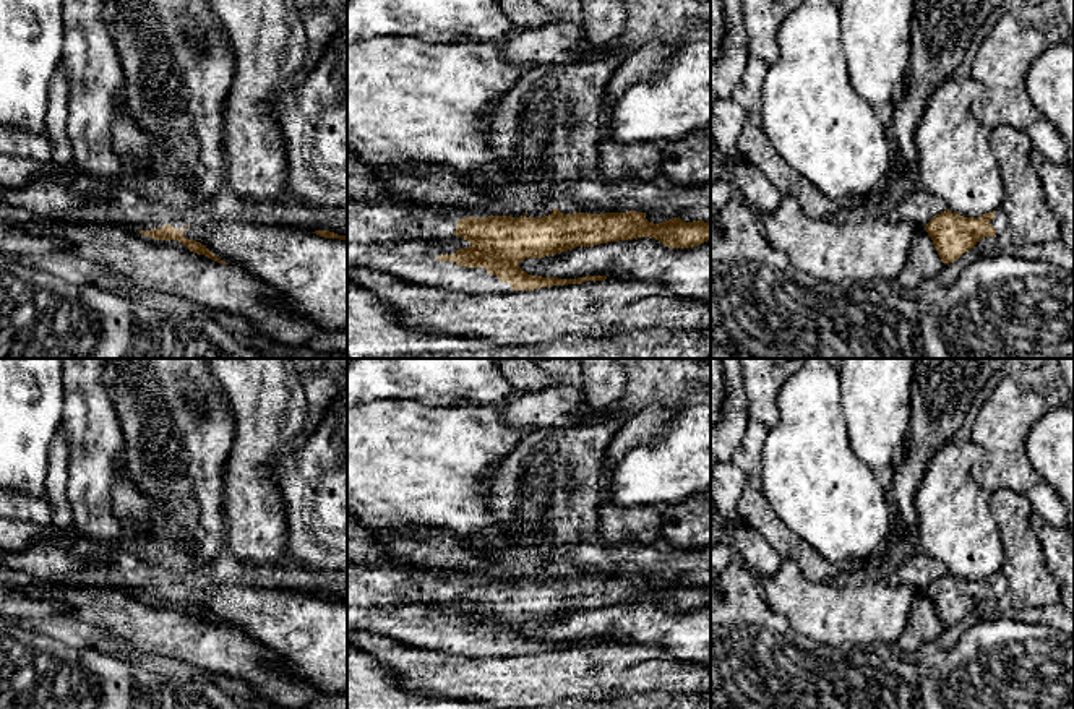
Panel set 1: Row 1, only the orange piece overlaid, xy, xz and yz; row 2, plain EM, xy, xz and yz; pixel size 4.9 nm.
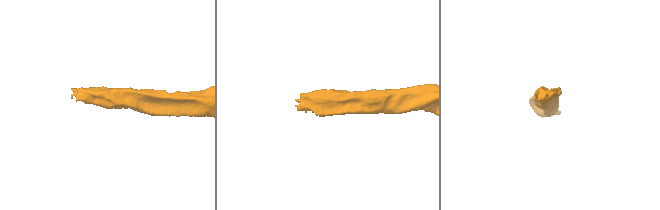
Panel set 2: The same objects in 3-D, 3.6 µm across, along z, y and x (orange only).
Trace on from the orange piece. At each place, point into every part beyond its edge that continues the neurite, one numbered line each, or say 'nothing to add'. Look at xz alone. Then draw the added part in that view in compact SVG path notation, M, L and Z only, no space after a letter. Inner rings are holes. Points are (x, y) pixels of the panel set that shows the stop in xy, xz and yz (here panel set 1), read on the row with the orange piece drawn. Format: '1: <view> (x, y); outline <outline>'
1: xz (375, 229); outline M347 196L347 266L466 294L513 290L509 282L501 282L485 268L458 266L454 261L441 261L428 253L409 256L396 253L396 248L410 238L451 238L456 226L458 217L443 217L430 209Z

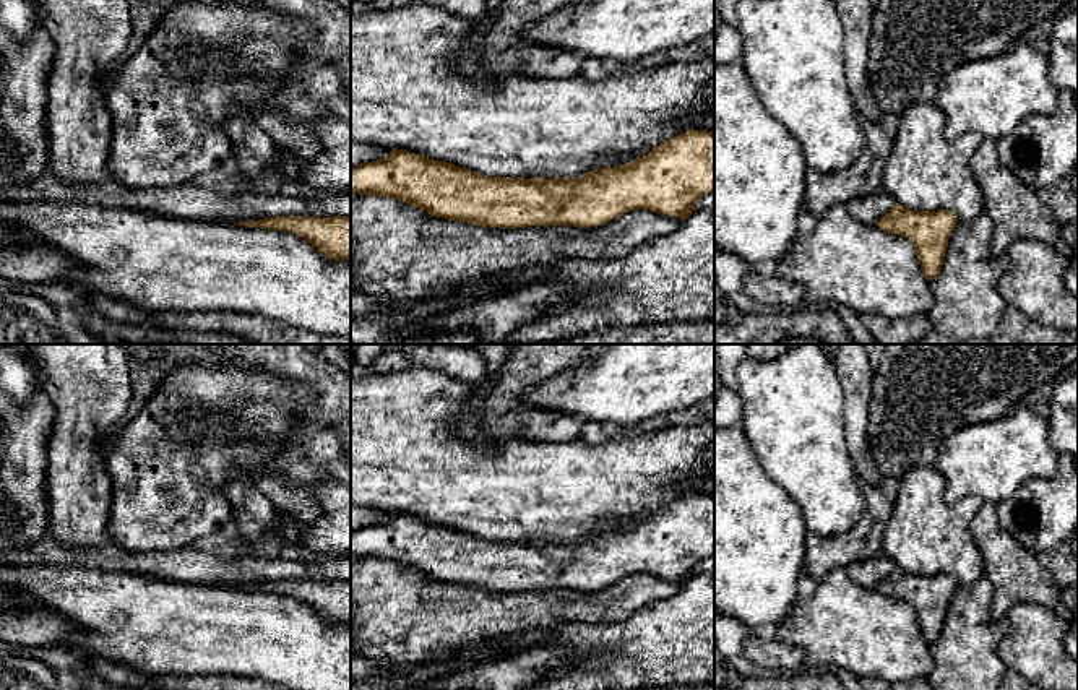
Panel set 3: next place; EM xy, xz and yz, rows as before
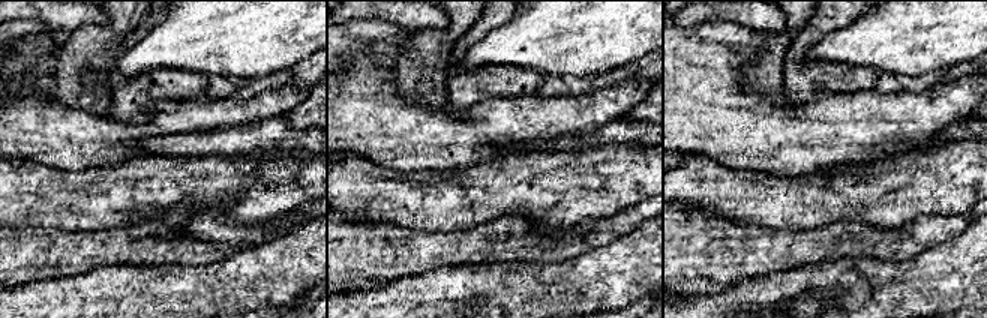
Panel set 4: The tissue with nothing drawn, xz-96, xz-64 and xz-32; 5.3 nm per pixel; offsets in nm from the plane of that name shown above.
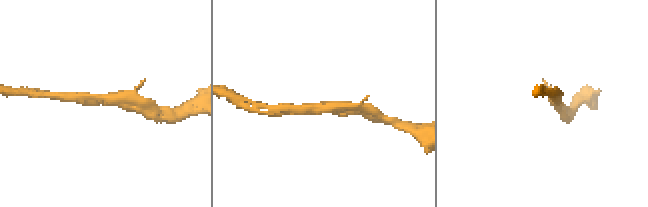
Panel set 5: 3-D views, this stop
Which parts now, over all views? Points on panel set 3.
nothing to add

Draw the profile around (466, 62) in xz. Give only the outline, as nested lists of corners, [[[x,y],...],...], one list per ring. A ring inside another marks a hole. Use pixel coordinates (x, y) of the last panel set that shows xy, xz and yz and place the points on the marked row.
[[[490,19],[472,21],[468,42],[463,45],[459,55],[451,63],[453,68],[463,76],[471,78],[477,73],[477,62],[482,57],[482,39],[490,23]]]

